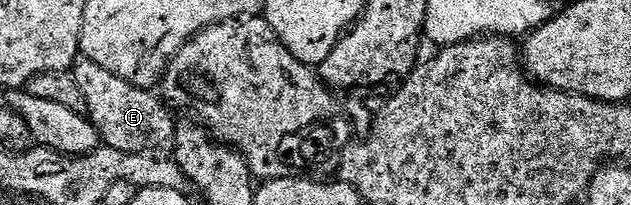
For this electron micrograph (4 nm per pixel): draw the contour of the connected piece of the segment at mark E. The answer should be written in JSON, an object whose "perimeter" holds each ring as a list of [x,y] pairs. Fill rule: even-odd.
{"perimeter":[[[82,55],[72,66],[71,72],[81,89],[84,106],[87,105],[88,118],[106,146],[123,151],[142,149],[146,153],[172,148],[177,121],[171,118],[172,110],[158,96],[154,97],[154,92],[138,88]]]}

